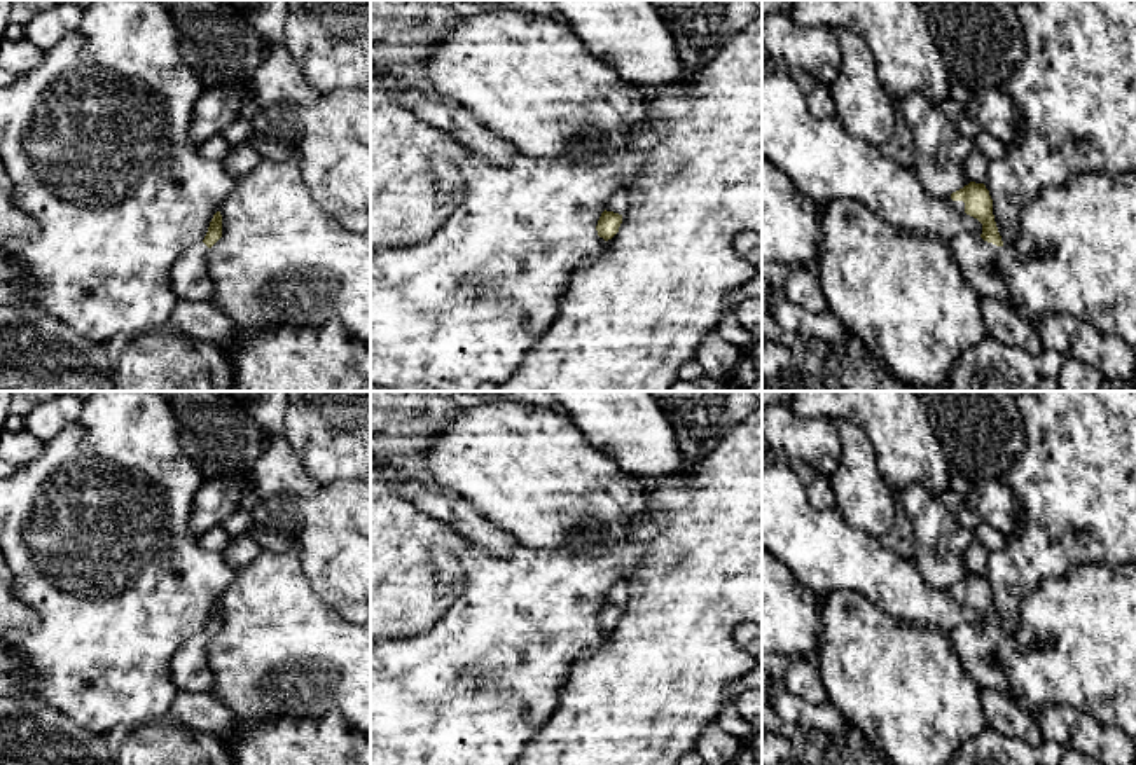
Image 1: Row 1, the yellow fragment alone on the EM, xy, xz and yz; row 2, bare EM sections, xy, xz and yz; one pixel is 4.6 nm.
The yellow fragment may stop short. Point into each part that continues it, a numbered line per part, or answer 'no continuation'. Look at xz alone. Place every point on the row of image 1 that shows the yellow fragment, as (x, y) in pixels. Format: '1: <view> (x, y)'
1: xz (617, 201)

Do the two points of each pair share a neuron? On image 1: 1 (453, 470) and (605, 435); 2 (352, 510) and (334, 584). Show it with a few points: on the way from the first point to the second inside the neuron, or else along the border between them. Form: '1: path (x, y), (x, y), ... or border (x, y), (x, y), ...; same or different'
1: border (560, 411), (619, 465); different
2: path (352, 528), (352, 566); same

